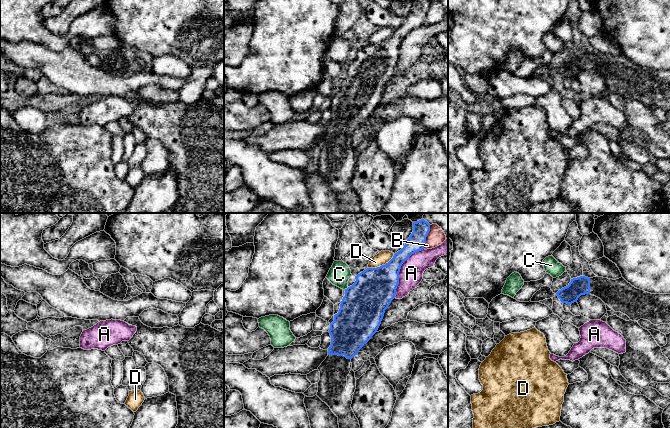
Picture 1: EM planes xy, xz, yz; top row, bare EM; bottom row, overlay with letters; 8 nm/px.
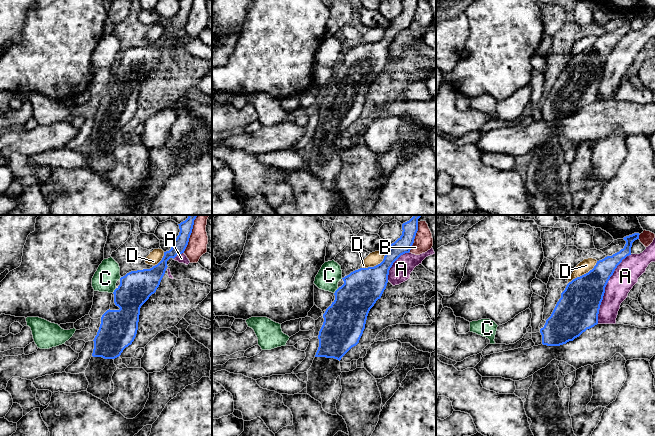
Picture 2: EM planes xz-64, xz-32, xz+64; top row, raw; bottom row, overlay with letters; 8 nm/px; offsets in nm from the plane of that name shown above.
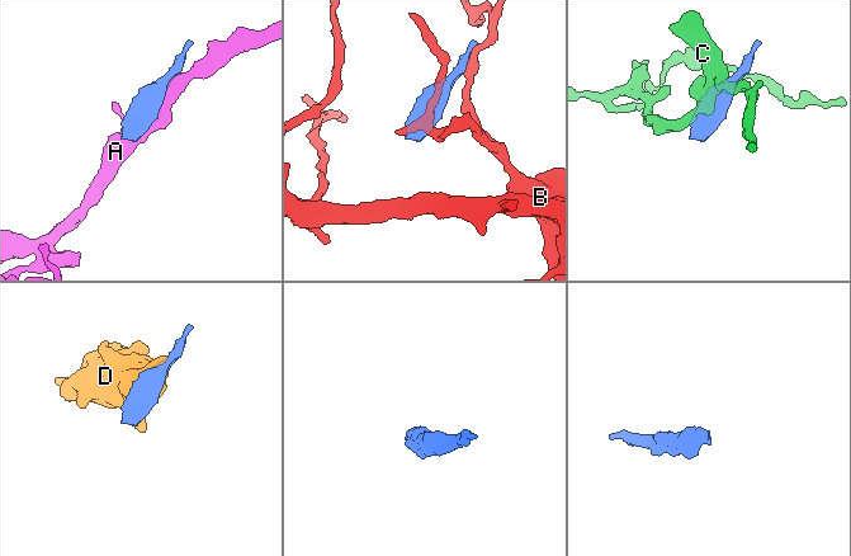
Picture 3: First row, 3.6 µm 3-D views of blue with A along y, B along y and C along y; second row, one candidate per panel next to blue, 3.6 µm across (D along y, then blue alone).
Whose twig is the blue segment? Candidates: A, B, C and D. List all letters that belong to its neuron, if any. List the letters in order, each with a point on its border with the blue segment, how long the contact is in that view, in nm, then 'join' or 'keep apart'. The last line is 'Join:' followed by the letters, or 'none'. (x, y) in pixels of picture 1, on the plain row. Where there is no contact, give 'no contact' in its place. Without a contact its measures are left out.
A: meets blue in xz at (399, 46); contact 460 nm long; keep apart
B: meets blue in xz at (426, 12); contact 200 nm long; keep apart
C: meets blue in xz at (347, 64); contact 40 nm long; keep apart
D: meets blue in xz at (382, 41); contact 240 nm long; keep apart
Join: none

